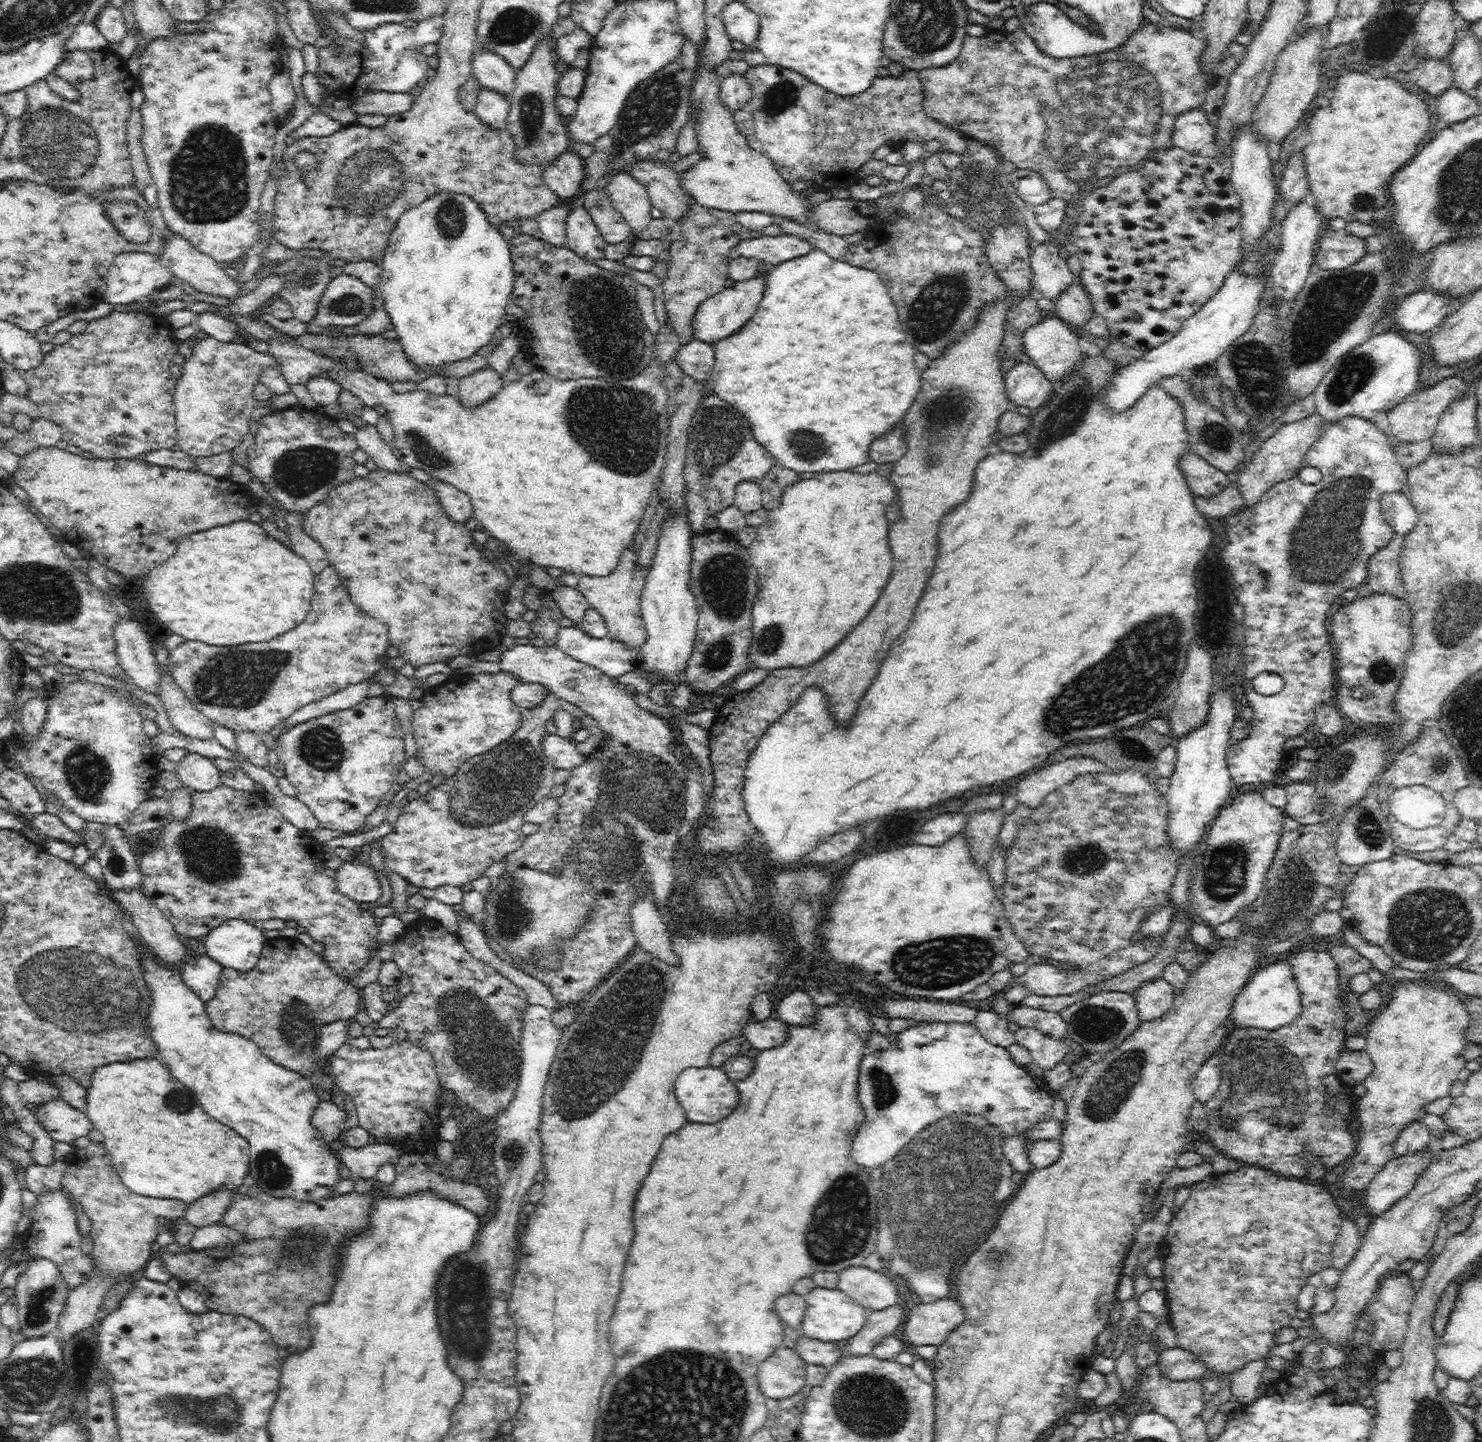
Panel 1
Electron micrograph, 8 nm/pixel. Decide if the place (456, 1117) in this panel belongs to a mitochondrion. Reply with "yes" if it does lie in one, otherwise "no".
no

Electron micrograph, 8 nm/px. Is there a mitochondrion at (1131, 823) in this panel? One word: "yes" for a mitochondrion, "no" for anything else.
no

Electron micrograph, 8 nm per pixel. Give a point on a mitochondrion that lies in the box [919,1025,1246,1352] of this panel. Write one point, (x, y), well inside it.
(1106, 1095)

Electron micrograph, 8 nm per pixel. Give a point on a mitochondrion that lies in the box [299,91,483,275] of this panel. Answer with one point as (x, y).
(369, 180)

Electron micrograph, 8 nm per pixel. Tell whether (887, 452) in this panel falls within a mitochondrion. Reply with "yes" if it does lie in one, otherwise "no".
no

